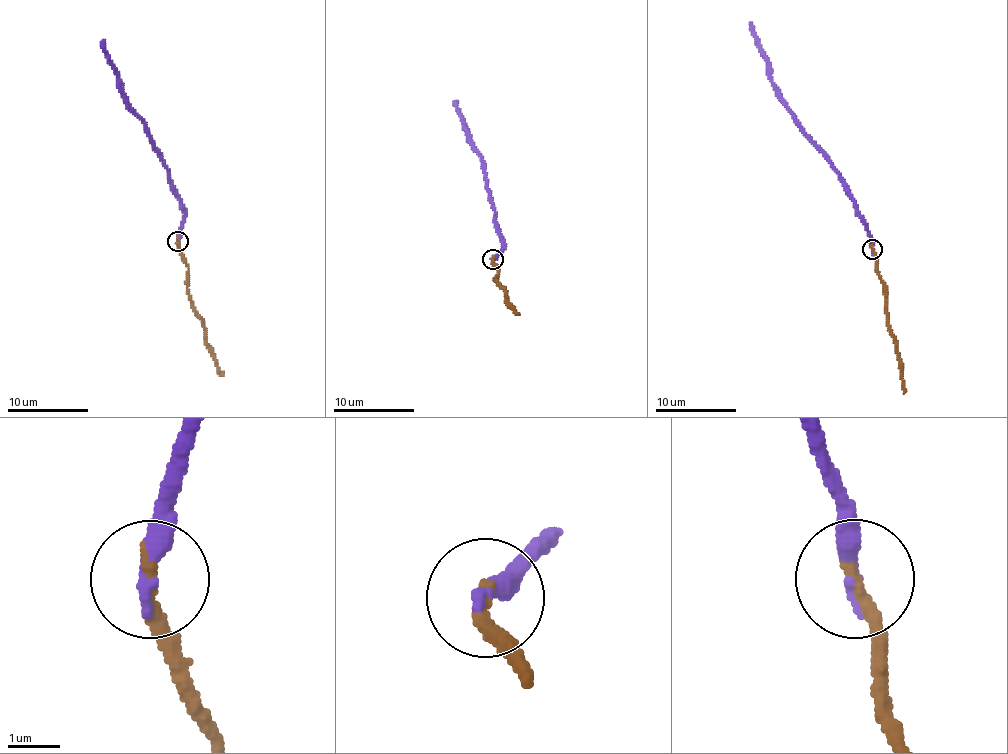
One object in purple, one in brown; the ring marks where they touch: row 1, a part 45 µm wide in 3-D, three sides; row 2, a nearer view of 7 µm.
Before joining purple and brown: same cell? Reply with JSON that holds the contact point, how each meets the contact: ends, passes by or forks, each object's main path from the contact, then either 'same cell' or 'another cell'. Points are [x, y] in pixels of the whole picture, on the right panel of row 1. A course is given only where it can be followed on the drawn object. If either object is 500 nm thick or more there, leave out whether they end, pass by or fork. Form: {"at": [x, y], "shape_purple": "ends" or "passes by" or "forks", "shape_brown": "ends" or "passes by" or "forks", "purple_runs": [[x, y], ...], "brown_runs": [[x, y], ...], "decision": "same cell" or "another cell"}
{"at": [872, 249], "shape_purple": "ends", "shape_brown": "ends", "purple_runs": [[872, 249], [857, 205], [840, 173], [804, 130], [781, 98], [770, 74], [768, 58], [750, 22]], "brown_runs": [[872, 249], [881, 278], [887, 319], [894, 334], [903, 393]], "decision": "same cell"}

